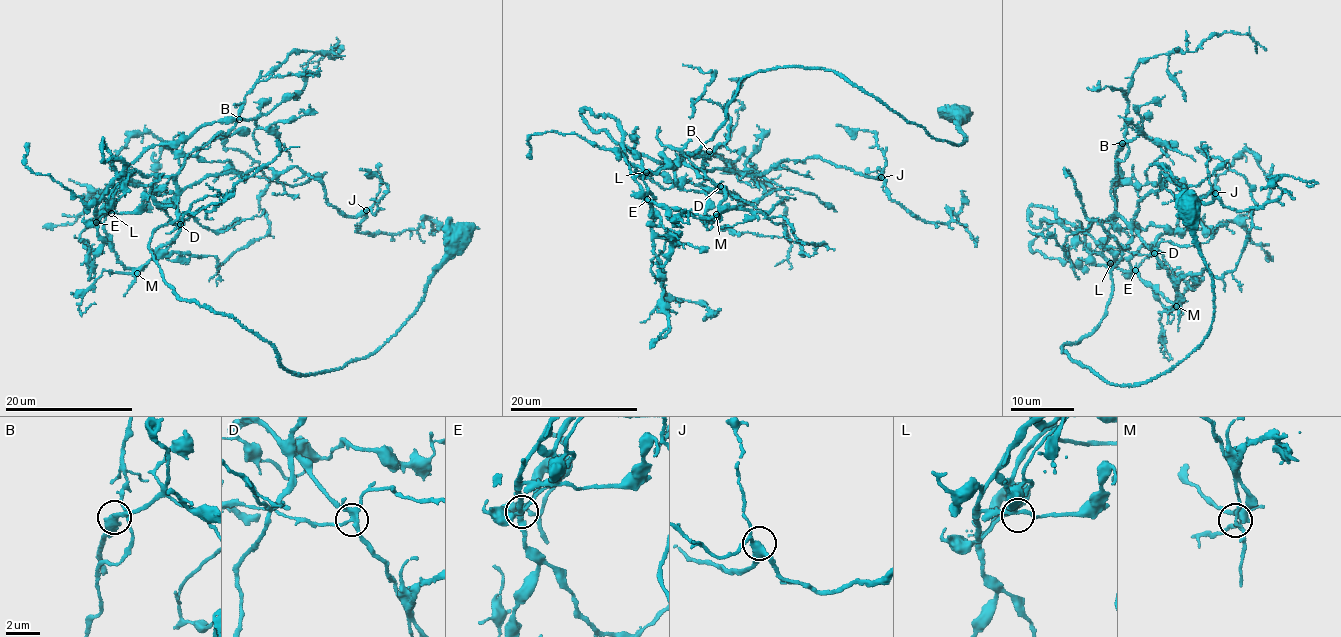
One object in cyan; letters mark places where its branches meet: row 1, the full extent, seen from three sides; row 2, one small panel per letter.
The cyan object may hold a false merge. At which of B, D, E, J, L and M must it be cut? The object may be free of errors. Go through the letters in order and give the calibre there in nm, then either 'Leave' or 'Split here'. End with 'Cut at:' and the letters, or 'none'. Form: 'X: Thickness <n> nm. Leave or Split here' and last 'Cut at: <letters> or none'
B: Thickness 280 nm. Leave
D: Thickness 280 nm. Leave
E: Thickness 260 nm. Leave
J: Thickness 340 nm. Leave
L: Thickness 280 nm. Leave
M: Thickness 280 nm. Leave
Cut at: none

